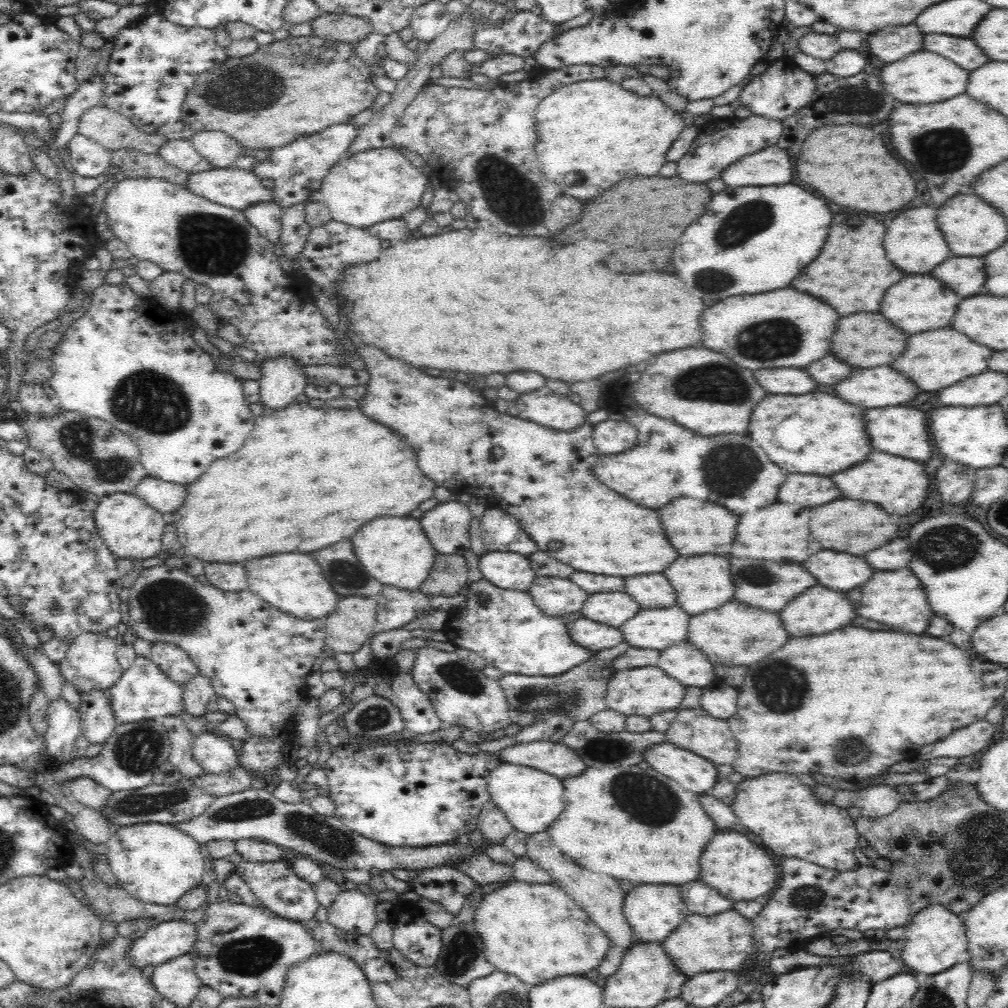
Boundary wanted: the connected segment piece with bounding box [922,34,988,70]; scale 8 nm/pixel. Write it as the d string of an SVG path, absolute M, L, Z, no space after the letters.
M924 34L922 48L956 62L964 70L976 70L988 63L988 58L970 38L952 38L948 34Z

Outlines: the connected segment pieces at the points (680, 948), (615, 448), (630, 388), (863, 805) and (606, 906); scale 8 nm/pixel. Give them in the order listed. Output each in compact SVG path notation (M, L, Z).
M730 909L709 917L689 913L660 946L676 969L687 979L701 973L734 971L741 974L741 967L750 961L756 950L753 945L753 926L749 919Z
M604 420L593 425L592 442L600 455L620 454L636 446L637 430L626 420Z
M702 346L674 350L658 356L656 362L642 372L640 380L626 386L626 391L650 414L668 419L705 437L719 434L746 435L754 404L758 404L766 396L762 387L756 383L756 379L752 378L752 370L740 368L723 354Z
M878 783L857 791L854 806L864 818L877 819L895 811L903 800L903 794L894 785Z
M542 831L531 834L527 840L526 854L538 866L541 866L549 875L554 884L560 885L564 892L568 892L568 896L584 910L588 912L588 916L592 918L592 922L596 922L596 926L600 927L606 937L608 937L608 950L604 954L603 962L596 968L598 973L606 978L616 973L621 964L624 953L634 944L636 944L633 930L626 917L623 915L624 892L620 890L618 880L614 880L612 876L606 874L592 874L586 872L584 868L580 868L578 864L566 860L562 856L562 852L552 844L552 838L546 832Z

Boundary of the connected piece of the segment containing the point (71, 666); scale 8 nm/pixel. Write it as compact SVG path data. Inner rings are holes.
M106 633L80 634L69 644L64 658L57 662L63 680L74 685L80 696L91 690L108 691L120 680L124 671L115 655L118 647L116 639L108 637Z

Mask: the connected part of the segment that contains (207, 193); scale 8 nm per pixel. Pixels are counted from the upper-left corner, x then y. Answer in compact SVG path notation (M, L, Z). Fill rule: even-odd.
M232 166L227 169L210 169L204 172L189 173L184 182L184 187L192 194L200 195L204 199L216 204L227 206L234 210L244 210L258 202L272 201L272 190L264 187L262 181L252 174Z

